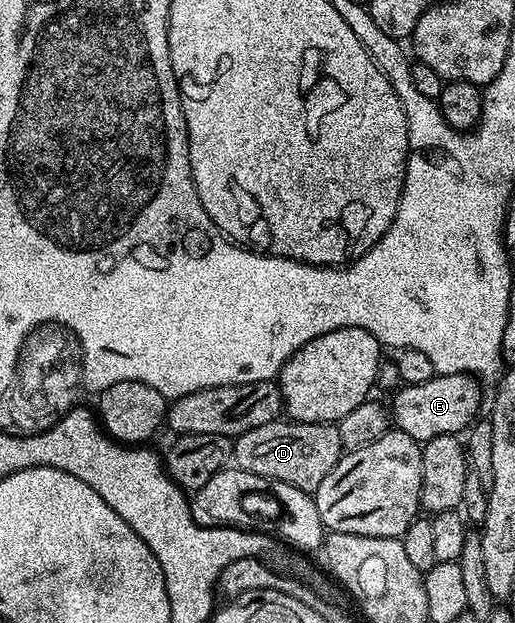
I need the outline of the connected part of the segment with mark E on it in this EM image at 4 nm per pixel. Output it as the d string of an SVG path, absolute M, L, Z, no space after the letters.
M437 374L423 384L402 385L392 395L392 425L422 444L430 442L435 436L460 435L468 431L478 417L477 409L481 406L480 389L482 387L477 379L468 374Z

